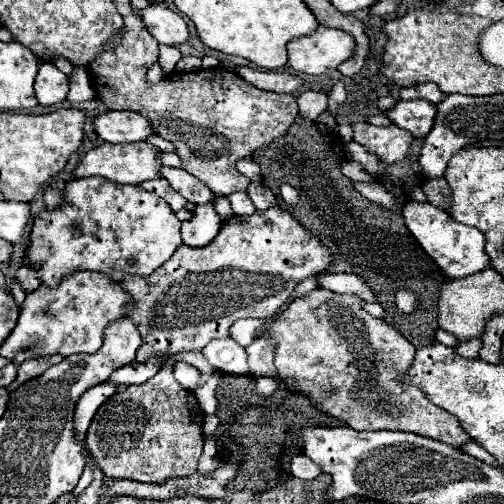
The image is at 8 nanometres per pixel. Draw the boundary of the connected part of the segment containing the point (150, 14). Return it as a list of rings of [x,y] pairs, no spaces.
[[[150,4],[142,8],[138,16],[144,22],[144,28],[158,40],[158,44],[178,46],[188,42],[186,22],[170,8],[164,8],[160,4]]]

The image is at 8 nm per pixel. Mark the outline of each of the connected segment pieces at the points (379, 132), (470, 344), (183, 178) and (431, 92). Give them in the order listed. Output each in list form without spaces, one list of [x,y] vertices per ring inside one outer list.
[[[368,122],[354,124],[354,142],[366,146],[388,164],[402,162],[408,156],[412,134],[398,126],[372,126]]]
[[[474,338],[474,340],[462,340],[454,346],[456,354],[464,356],[464,358],[478,358],[478,348],[480,348],[480,338]]]
[[[162,166],[162,178],[168,180],[168,184],[180,192],[188,202],[194,202],[194,204],[206,204],[214,198],[212,190],[202,184],[202,180],[194,178],[192,174],[188,174],[186,170],[182,168],[170,168],[170,166]]]
[[[426,82],[426,84],[416,86],[416,90],[418,90],[418,98],[428,100],[428,102],[432,102],[432,104],[438,104],[438,102],[442,102],[442,100],[444,100],[444,94],[440,92],[440,88],[438,88],[436,84]]]

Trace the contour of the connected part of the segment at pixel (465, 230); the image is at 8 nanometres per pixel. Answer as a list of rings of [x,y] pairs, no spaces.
[[[408,202],[402,210],[402,216],[406,220],[406,226],[410,234],[418,240],[418,244],[424,248],[424,252],[438,264],[442,274],[446,278],[464,278],[470,274],[480,272],[482,268],[490,268],[490,260],[484,252],[484,234],[472,226],[464,226],[456,220],[452,220],[450,214],[444,210],[438,210],[432,204],[422,202]]]

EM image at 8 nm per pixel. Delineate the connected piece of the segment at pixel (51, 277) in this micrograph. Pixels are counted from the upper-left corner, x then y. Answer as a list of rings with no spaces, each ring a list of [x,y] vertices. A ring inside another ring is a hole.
[[[100,176],[78,178],[66,184],[66,204],[62,204],[62,208],[44,210],[34,216],[30,244],[22,264],[34,268],[36,278],[46,286],[58,286],[64,276],[78,270],[98,270],[120,284],[126,274],[150,276],[156,268],[160,268],[162,262],[166,262],[182,244],[180,224],[182,222],[174,216],[170,206],[142,186],[126,186]]]

